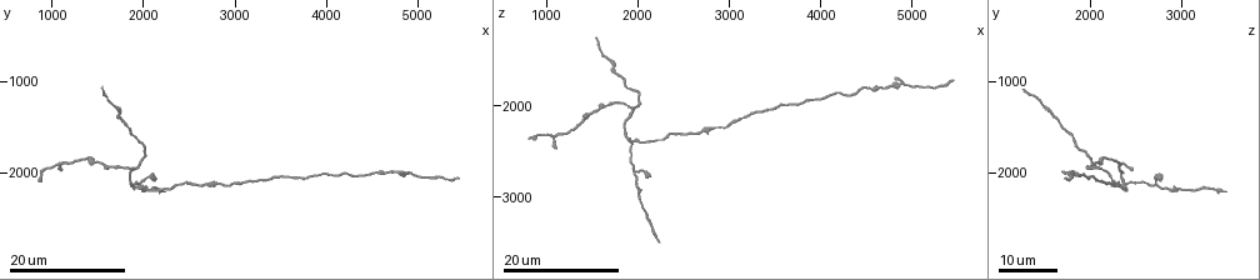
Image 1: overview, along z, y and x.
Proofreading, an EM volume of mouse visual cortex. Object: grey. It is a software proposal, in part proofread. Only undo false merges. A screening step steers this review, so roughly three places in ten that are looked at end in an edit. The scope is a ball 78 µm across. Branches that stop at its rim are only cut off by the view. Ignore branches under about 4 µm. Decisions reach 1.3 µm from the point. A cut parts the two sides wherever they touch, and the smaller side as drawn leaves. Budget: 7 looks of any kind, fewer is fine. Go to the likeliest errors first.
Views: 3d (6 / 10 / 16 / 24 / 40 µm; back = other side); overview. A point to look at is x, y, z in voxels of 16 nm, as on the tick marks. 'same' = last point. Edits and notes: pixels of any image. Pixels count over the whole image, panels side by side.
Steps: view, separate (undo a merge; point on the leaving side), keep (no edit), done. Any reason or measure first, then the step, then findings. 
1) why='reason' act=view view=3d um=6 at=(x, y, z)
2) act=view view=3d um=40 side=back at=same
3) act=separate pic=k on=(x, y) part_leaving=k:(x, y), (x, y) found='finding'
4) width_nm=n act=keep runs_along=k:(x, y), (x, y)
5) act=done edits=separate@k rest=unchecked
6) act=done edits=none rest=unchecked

act=view view=3d um=24 at=(1900, 2150, 2350)

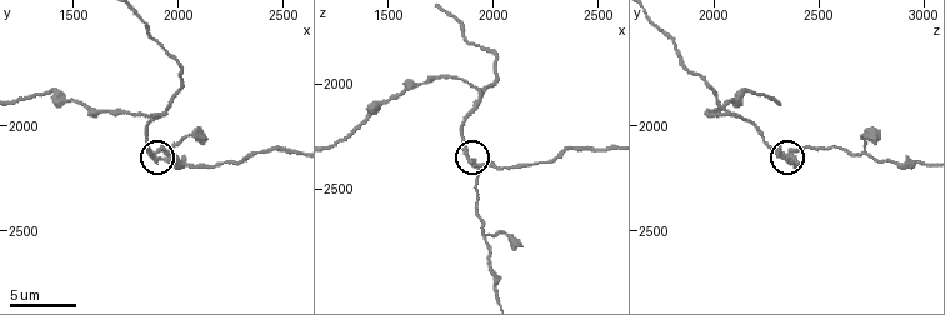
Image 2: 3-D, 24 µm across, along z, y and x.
why='closer look' act=view view=3d um=6 at=(1870, 2140, 2340)

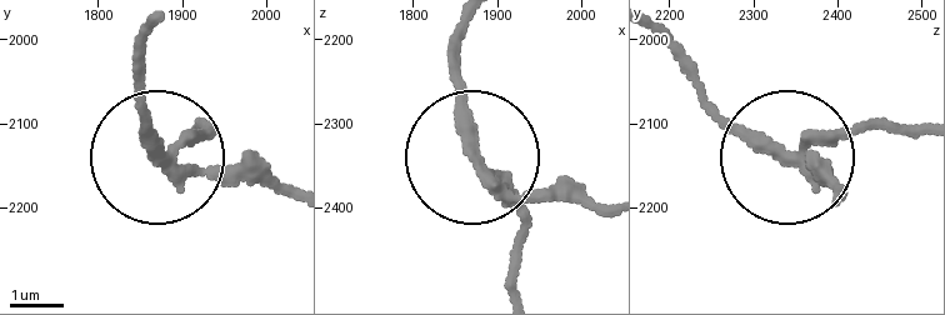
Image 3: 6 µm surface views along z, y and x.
act=separate pic=3 on=(203, 119) part_leaving=3:(494, 169), (520, 236), (520, 290) found='two cells meet here'

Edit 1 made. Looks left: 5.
why='a fork' act=view view=3d um=6 at=(1940, 1930, 2040)

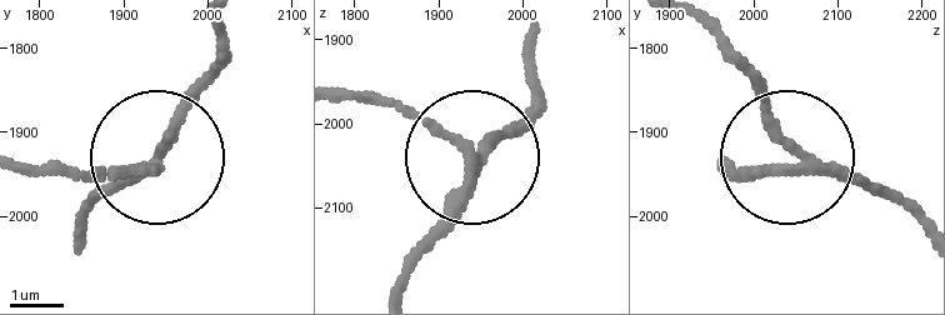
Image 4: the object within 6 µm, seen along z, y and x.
act=view view=3d um=6 side=back at=(1940, 1935, 2045)

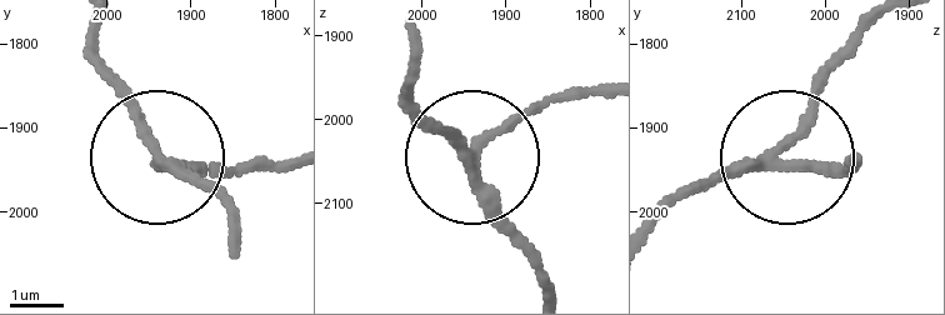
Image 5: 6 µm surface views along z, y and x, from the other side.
side_arm_um=23 arms=3 act=keep found='one cell here'

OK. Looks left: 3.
why='two arms in line, one across' act=view view=3d um=24 at=(4900, 2000, 1750)

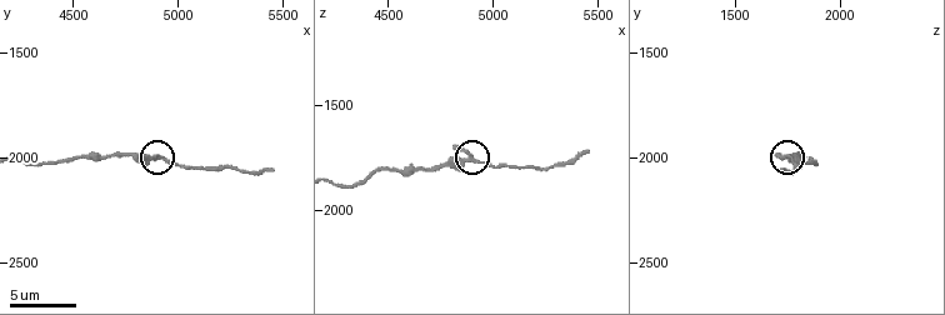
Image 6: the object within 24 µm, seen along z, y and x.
act=view view=3d um=10 at=(4900, 1990, 1760)

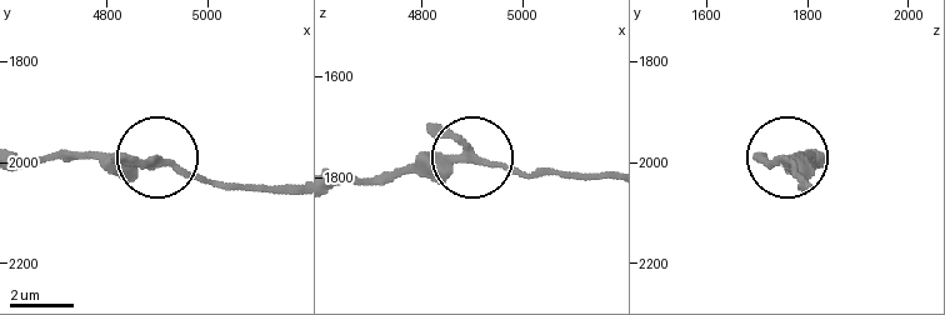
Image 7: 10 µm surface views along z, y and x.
width_nm=200 act=keep runs_along=7:(336, 183), (434, 174), (466, 158), (544, 174) found='all the same cell'

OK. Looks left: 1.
act=done edits=separate@3 rest=unchecked

